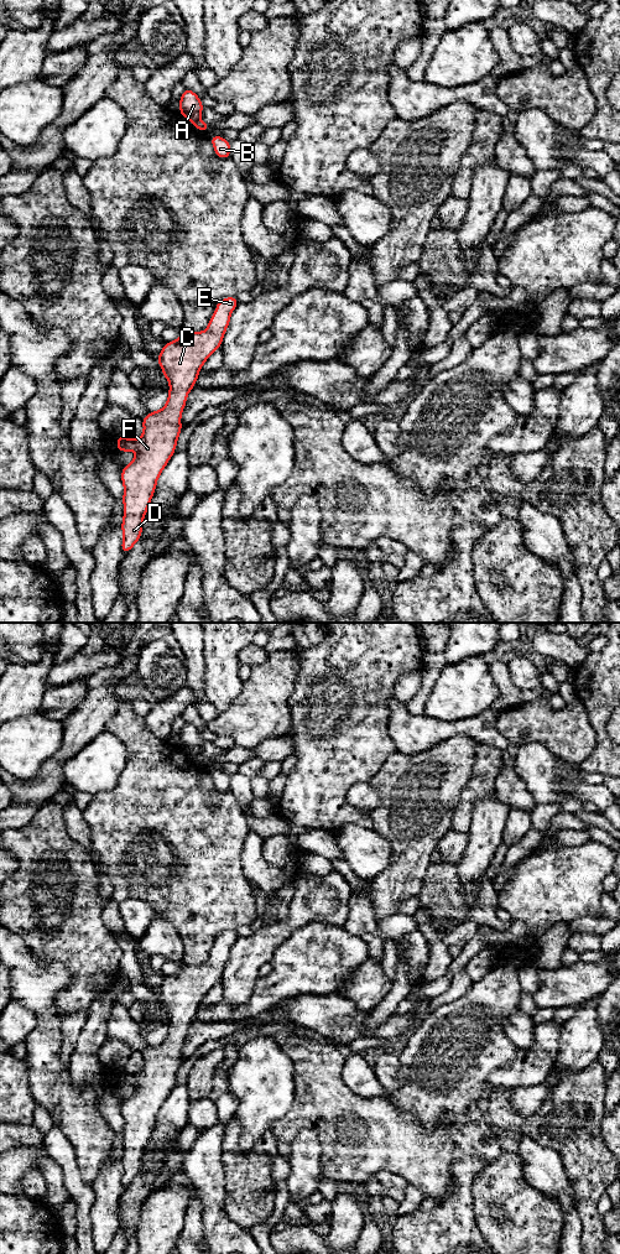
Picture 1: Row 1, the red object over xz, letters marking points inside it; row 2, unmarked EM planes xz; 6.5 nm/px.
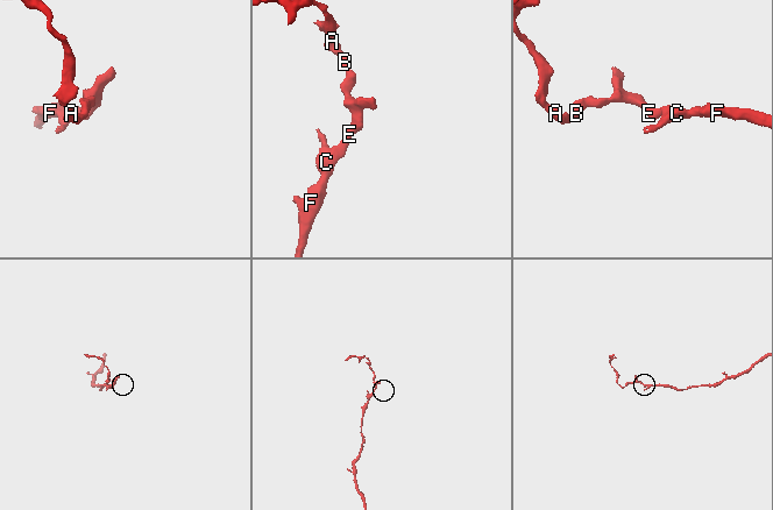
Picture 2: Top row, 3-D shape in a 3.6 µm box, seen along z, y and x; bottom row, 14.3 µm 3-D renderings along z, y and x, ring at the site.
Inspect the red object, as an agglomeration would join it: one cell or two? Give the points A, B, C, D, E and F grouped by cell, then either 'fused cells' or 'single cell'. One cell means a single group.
A B C D E F | single cell

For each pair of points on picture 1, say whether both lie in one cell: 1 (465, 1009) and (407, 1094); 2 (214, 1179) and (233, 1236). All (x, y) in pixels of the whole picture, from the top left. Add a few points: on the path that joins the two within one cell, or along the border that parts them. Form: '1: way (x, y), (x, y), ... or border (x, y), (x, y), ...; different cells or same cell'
1: way (465, 1030), (465, 1036), (428, 1073); same cell
2: way (214, 1192), (214, 1217), (219, 1222); same cell

